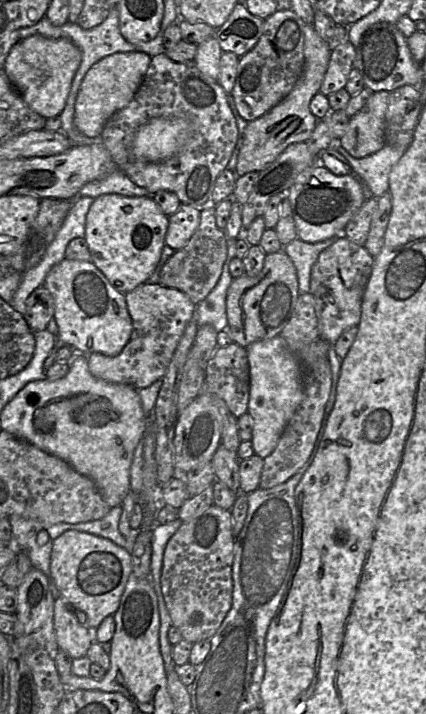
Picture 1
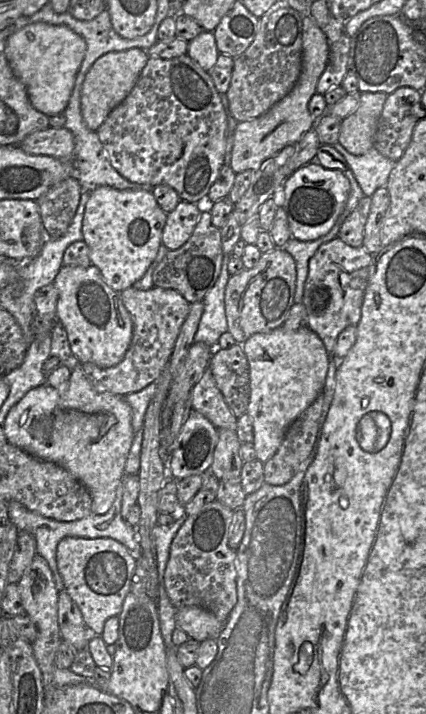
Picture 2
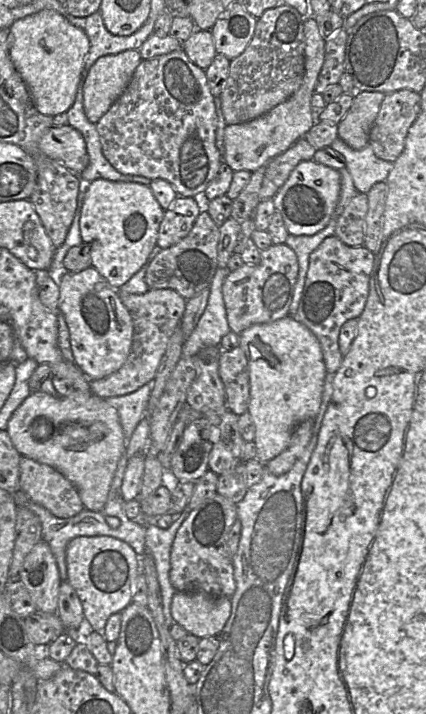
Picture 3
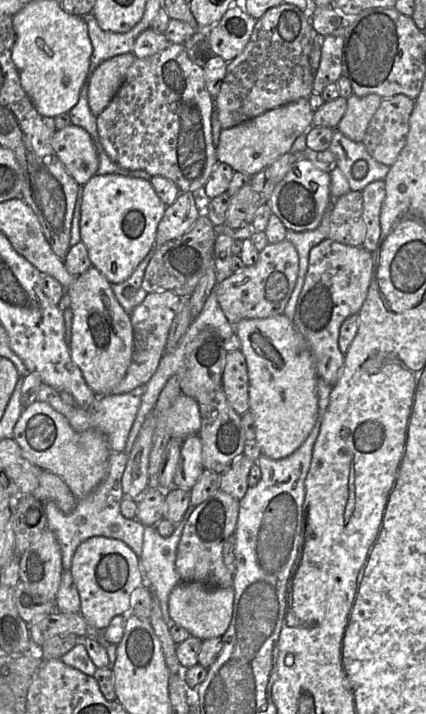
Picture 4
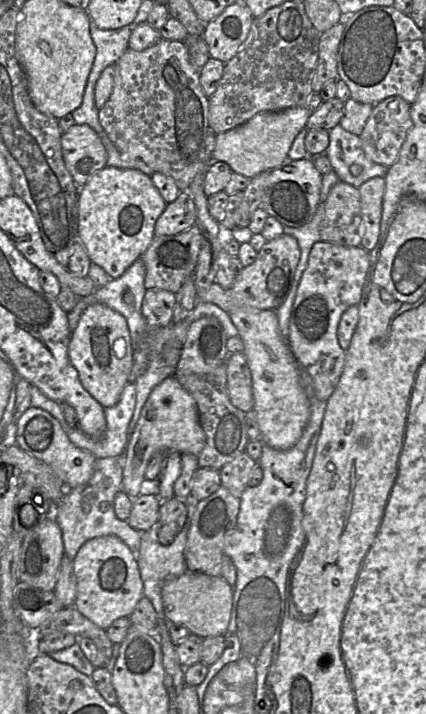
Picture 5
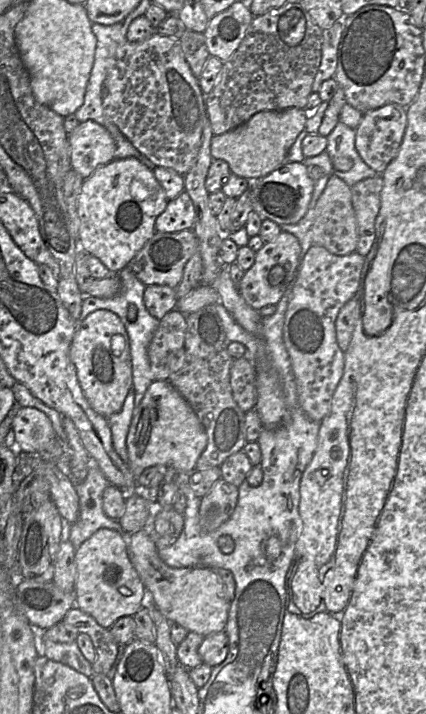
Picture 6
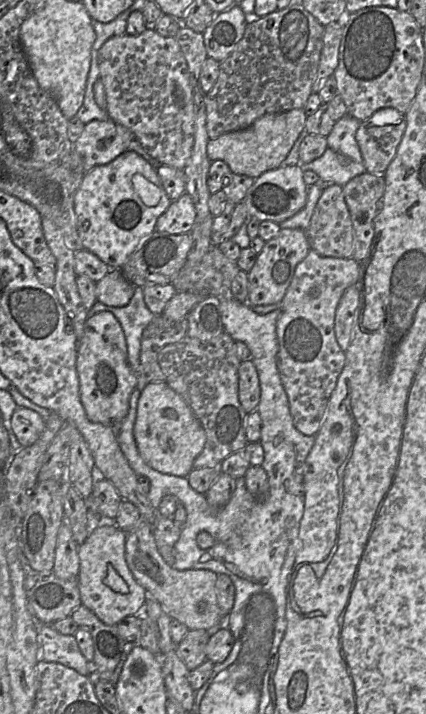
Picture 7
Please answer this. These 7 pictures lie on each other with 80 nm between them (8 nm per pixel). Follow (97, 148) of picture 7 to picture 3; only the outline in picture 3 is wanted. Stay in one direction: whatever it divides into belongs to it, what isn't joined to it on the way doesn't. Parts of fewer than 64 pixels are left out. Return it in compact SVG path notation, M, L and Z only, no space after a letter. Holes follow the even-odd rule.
M70 125L52 126L39 140L40 150L80 175L89 162L83 135Z

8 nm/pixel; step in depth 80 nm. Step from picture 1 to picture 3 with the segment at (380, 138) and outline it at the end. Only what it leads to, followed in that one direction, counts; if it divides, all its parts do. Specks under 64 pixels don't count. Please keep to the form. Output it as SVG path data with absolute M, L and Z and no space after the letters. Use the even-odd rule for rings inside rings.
M379 91L355 92L351 107L337 124L338 137L354 150L369 145L370 130L386 94Z

